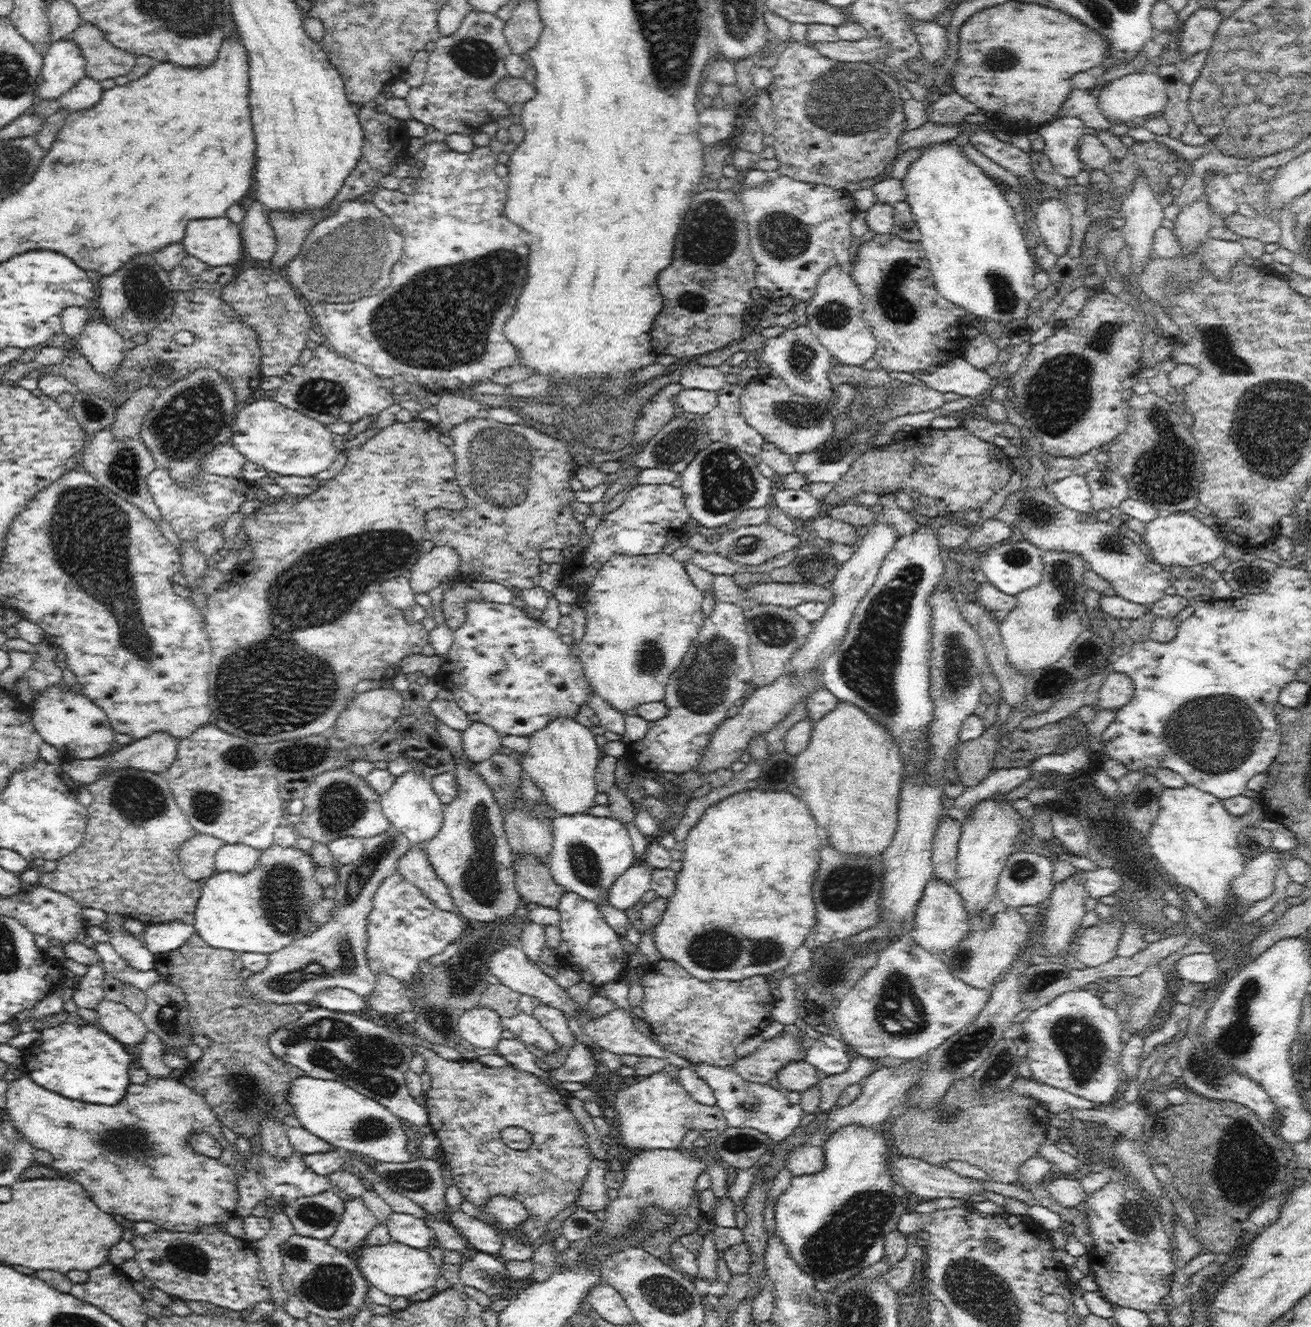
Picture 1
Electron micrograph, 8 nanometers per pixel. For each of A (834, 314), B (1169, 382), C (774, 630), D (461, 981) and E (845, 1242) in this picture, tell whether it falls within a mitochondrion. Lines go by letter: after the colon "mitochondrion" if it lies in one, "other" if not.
A: mitochondrion
B: other
C: mitochondrion
D: mitochondrion
E: mitochondrion

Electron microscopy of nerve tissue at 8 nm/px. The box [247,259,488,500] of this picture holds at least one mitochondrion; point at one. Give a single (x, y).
(324, 396)

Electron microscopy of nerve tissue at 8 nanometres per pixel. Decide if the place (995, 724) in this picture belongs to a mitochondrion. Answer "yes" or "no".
no

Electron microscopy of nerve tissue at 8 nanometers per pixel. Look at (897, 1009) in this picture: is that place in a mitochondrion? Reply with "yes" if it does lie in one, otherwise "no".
yes

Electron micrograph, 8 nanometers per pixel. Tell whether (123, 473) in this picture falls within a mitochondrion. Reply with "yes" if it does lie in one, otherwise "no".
yes

